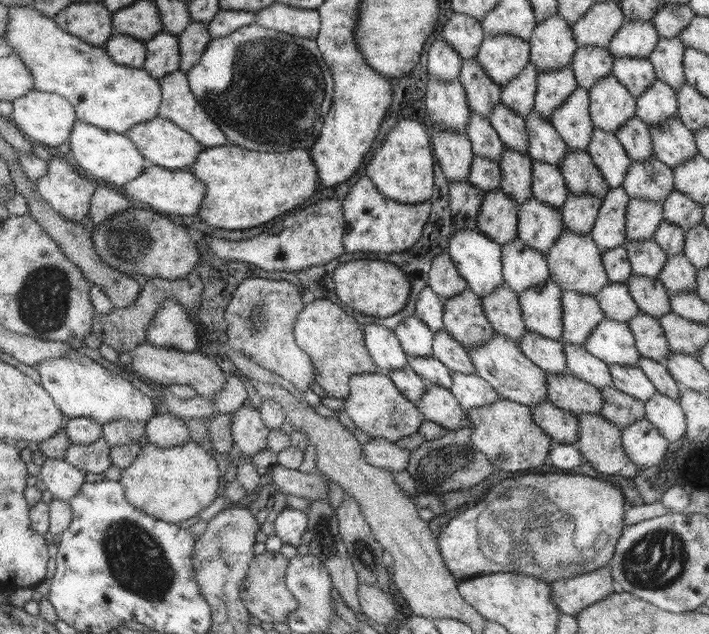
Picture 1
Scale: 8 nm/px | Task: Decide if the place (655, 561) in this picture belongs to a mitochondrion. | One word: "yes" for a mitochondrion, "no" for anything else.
yes

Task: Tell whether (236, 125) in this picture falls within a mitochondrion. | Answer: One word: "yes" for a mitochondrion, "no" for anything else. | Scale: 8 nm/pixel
yes

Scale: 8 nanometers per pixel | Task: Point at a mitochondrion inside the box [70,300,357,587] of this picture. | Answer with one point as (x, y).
(209, 557)

